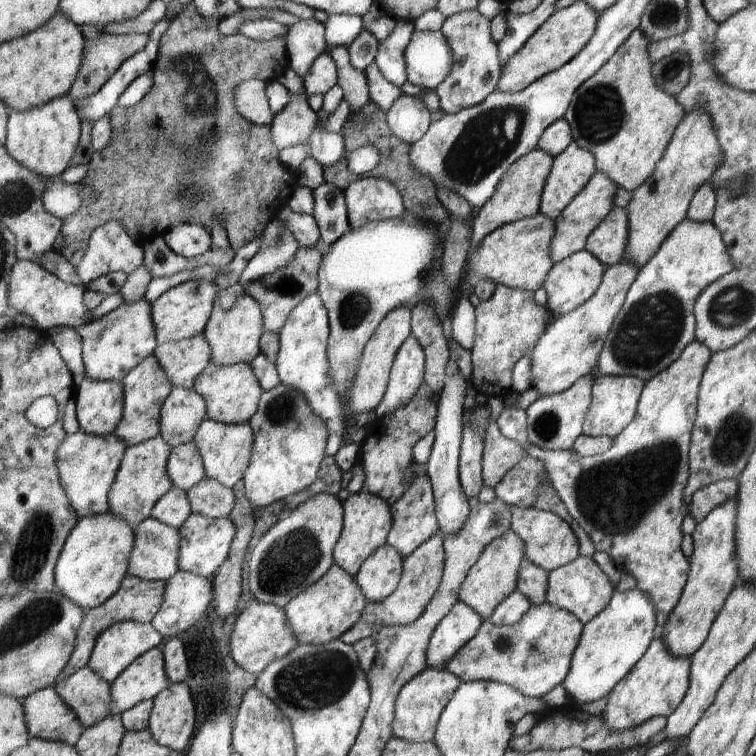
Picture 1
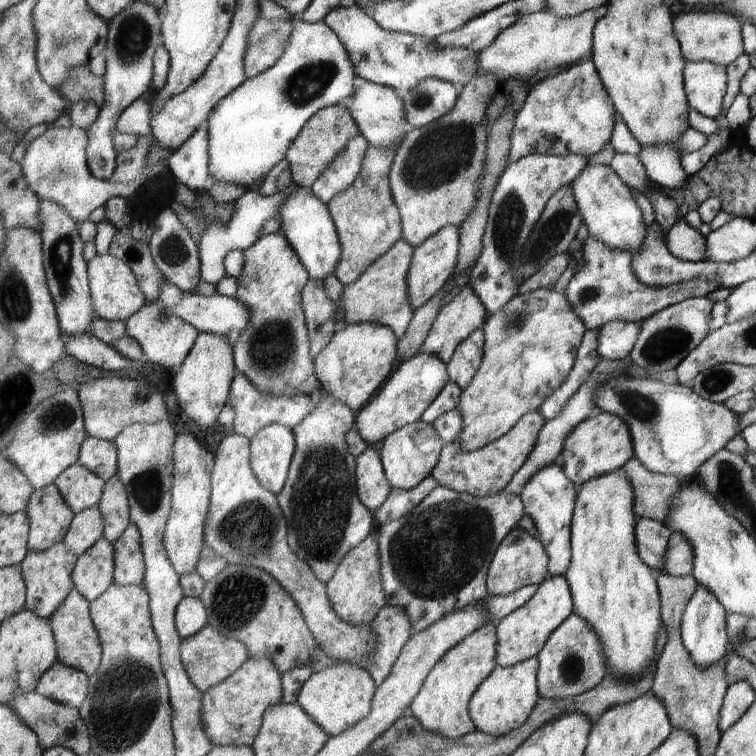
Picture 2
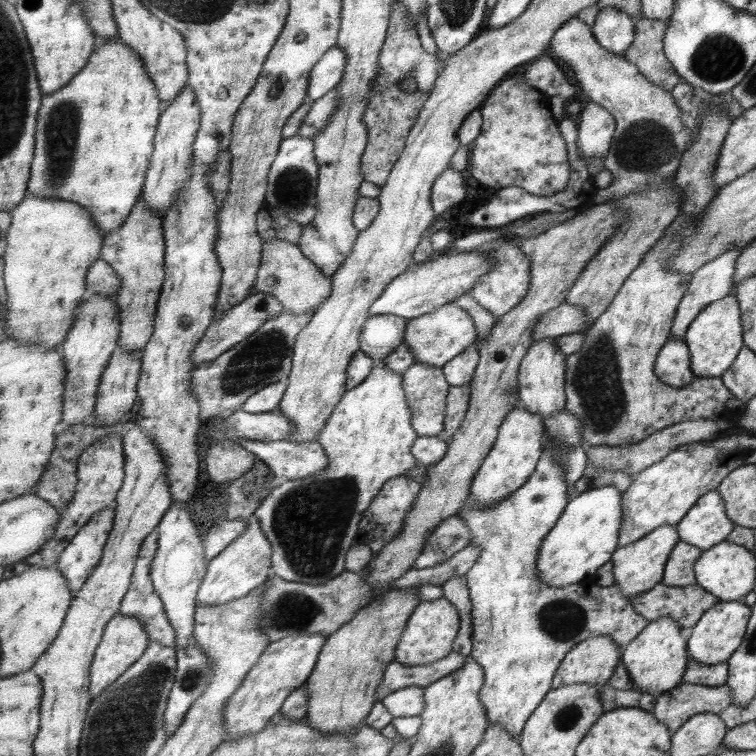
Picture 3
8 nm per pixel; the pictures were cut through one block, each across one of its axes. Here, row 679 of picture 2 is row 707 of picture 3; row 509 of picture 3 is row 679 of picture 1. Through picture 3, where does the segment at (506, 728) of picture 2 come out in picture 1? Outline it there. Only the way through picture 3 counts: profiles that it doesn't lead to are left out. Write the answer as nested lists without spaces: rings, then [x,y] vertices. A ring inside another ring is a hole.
[[[549,602],[535,604],[525,614],[523,620],[513,626],[495,626],[491,620],[483,622],[477,636],[468,642],[457,656],[447,663],[447,670],[462,678],[462,682],[500,682],[518,688],[525,696],[544,698],[551,690],[565,682],[569,676],[573,654],[580,644],[584,632],[584,624],[572,612],[557,608]]]

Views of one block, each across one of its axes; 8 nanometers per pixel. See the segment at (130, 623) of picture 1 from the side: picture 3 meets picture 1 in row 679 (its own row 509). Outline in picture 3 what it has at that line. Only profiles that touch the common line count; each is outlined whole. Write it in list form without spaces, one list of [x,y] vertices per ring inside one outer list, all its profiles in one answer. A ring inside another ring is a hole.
[[[115,505],[95,513],[93,520],[82,526],[80,533],[61,553],[56,566],[69,579],[73,594],[77,594],[95,572],[114,526]]]

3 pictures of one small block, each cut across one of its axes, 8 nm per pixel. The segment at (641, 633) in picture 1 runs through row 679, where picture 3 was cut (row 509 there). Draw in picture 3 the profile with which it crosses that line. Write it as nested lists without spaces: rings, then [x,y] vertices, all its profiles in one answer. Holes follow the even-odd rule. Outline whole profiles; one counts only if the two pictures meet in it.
[[[605,485],[592,487],[571,498],[563,516],[541,546],[541,554],[537,558],[543,583],[566,588],[593,577],[601,566],[612,560],[613,554],[620,547],[621,530],[624,526],[623,494],[619,487]]]

